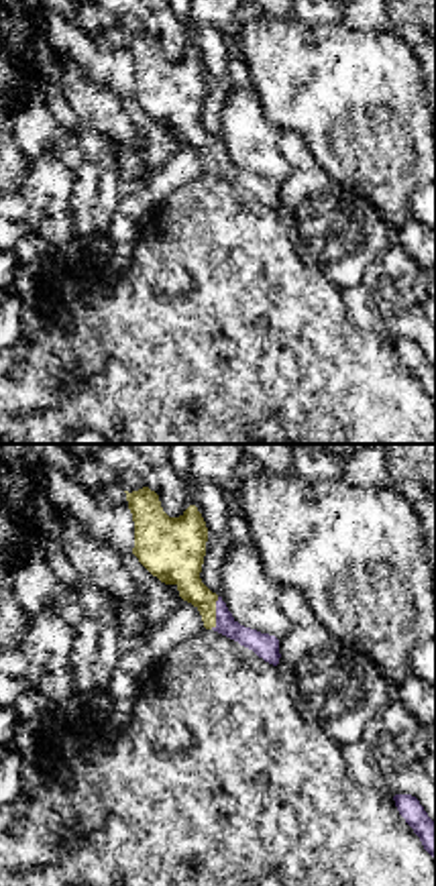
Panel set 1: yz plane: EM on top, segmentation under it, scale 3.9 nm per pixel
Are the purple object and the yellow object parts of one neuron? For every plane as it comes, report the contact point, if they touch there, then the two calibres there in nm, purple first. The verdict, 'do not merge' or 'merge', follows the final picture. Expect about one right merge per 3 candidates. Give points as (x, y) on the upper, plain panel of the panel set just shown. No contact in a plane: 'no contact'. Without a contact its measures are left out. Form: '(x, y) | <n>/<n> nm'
(216, 157) | 100/180 nm

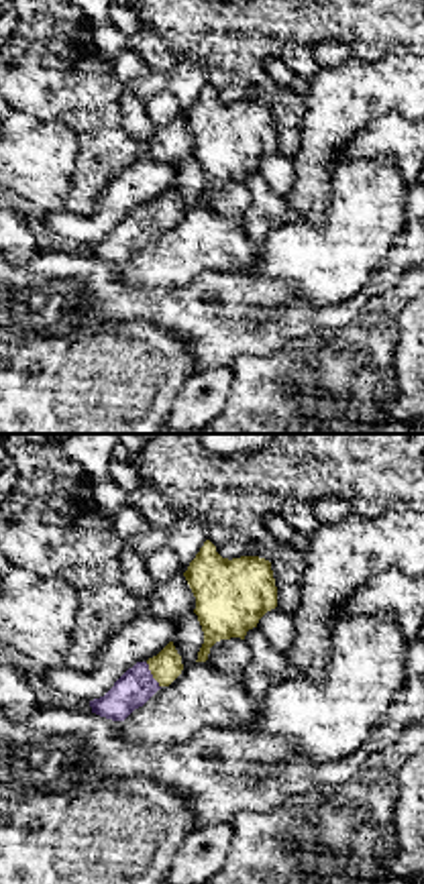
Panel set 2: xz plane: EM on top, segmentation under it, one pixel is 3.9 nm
(151, 218) | 150/120 nm

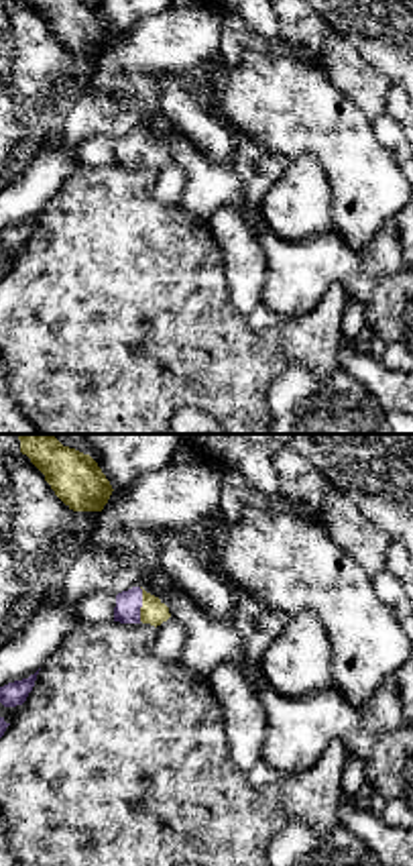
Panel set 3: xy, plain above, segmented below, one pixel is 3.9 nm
(141, 147) | 100/100 nm

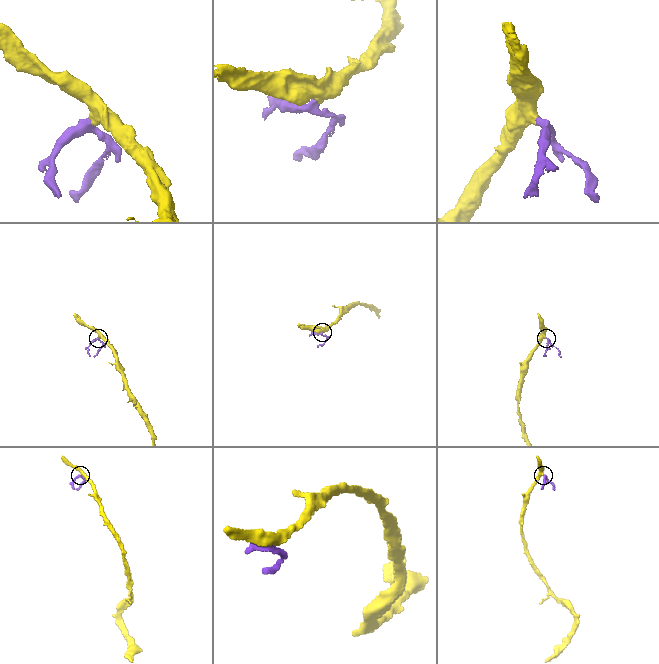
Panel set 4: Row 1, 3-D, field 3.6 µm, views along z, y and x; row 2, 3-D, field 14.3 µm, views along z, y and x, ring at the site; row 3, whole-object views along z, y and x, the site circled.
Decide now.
merge

